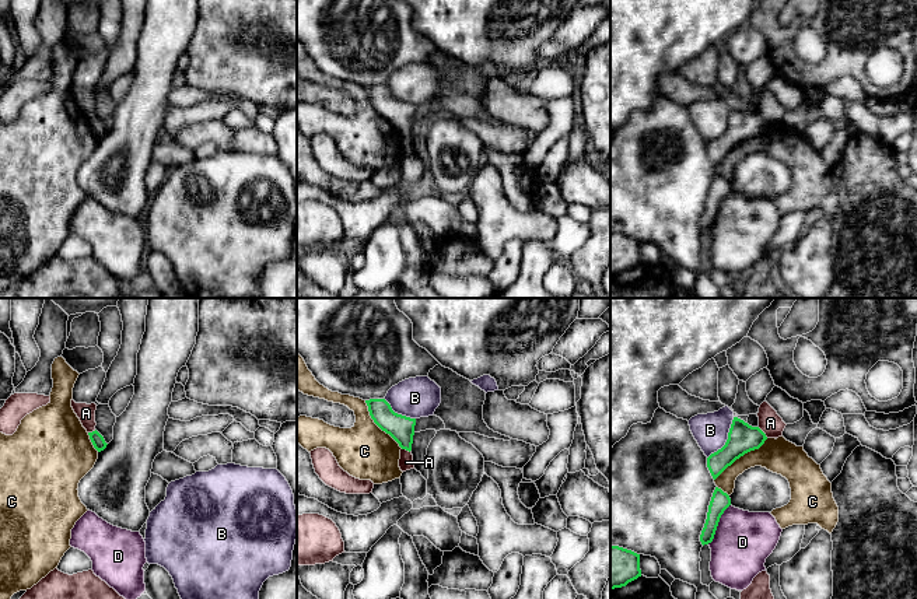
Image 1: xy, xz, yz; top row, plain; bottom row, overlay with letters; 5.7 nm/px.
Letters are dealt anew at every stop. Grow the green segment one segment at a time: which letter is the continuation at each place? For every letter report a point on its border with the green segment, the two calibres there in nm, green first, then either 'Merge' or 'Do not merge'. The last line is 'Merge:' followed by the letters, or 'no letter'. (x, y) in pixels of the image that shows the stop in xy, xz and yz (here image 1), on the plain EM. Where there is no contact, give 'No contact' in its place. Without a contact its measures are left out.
A: Touches green at yz (763, 119). Thickness 170 nm (green) against 140 nm. Do not merge
B: Touches green at yz (727, 126). Thickness 170 nm (green) against 200 nm. Do not merge
C: Touches green at yz (741, 142). Thickness 170 nm (green) against 200 nm. Do not merge
D: Touches green at yz (717, 212). Thickness 110 nm (green) against 340 nm. Do not merge
Merge: no letter

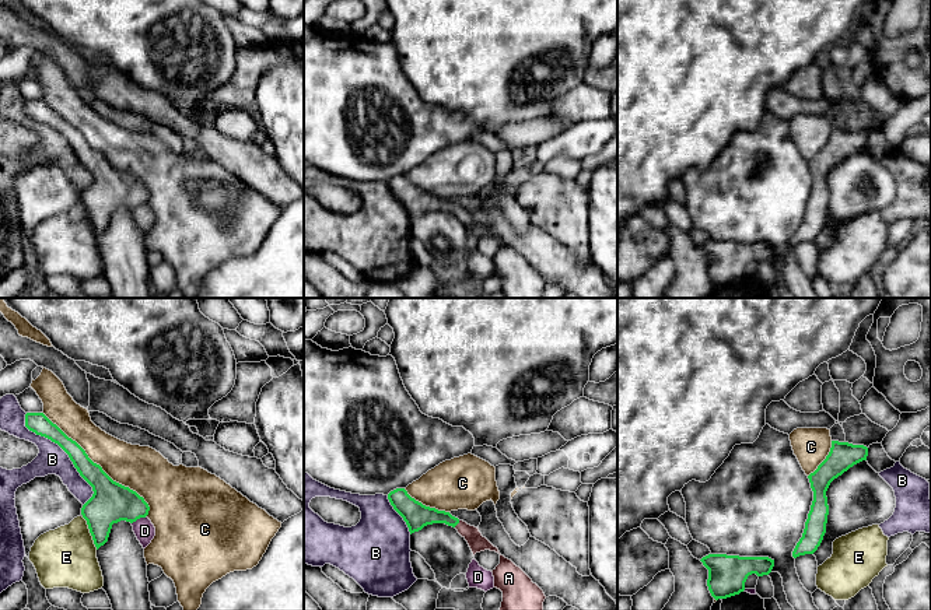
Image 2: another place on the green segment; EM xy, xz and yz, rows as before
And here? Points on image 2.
A: Touches green at xz (457, 210). Thickness 150 nm (green) against 100 nm. Merge
B: Touches green at xy (66, 139). Thickness 120 nm (green) against 170 nm. Do not merge
C: Touches green at xy (100, 153). Thickness 240 nm (green) against 260 nm. Do not merge
D: Touches green at xy (139, 204). Thickness 240 nm (green) against 120 nm. Do not merge
E: Touches green at xy (90, 218). Thickness 240 nm (green) against 360 nm. Do not merge
Merge: A

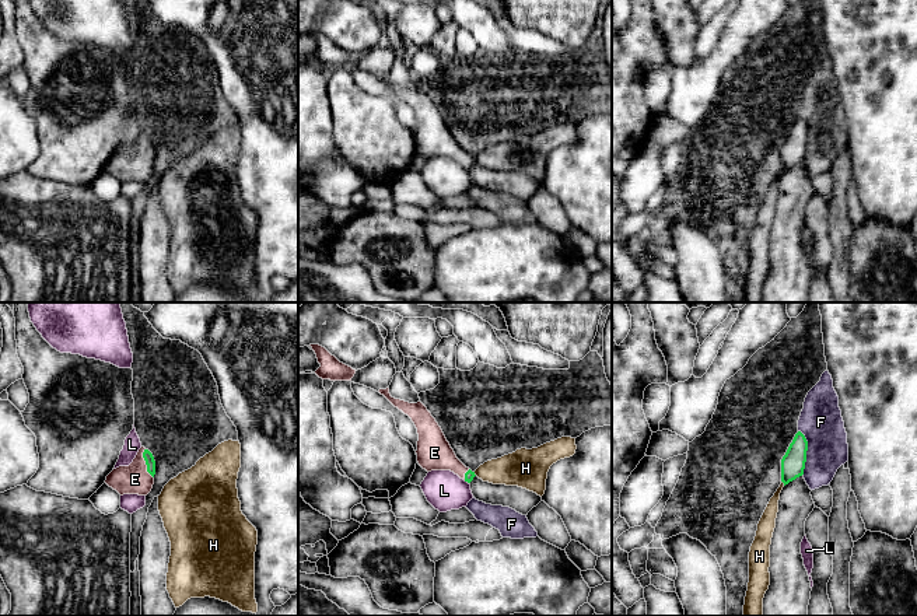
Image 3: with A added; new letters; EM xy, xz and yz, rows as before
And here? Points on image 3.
E: Touches green at xy (146, 150). Thickness 60 nm (green) against 170 nm. Merge
F: Touches green at yz (805, 139). Thickness 140 nm (green) against 240 nm. Do not merge
H: Touches green at yz (783, 168). Thickness 140 nm (green) against 100 nm. Do not merge
L: Touches green at xz (466, 167). Thickness 60 nm (green) against 220 nm. Do not merge
Merge: E

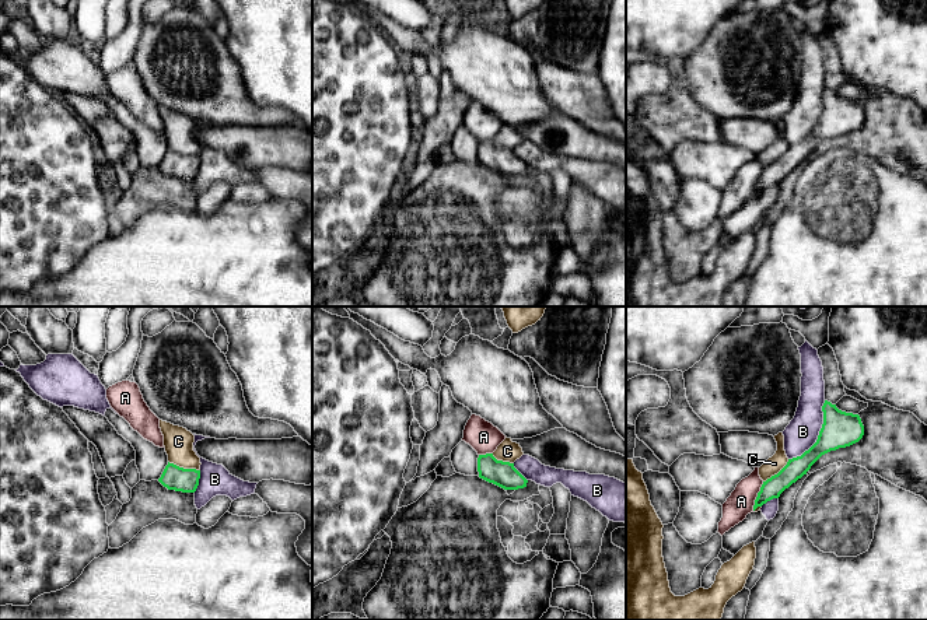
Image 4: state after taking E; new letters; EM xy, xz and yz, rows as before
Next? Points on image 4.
A: Touches green at yz (758, 182). Thickness 120 nm (green) against 150 nm. Do not merge
B: Touches green at yz (819, 121). Thickness 200 nm (green) against 180 nm. Do not merge
C: Touches green at xy (182, 154). Thickness 140 nm (green) against 170 nm. Do not merge
Merge: no letter

